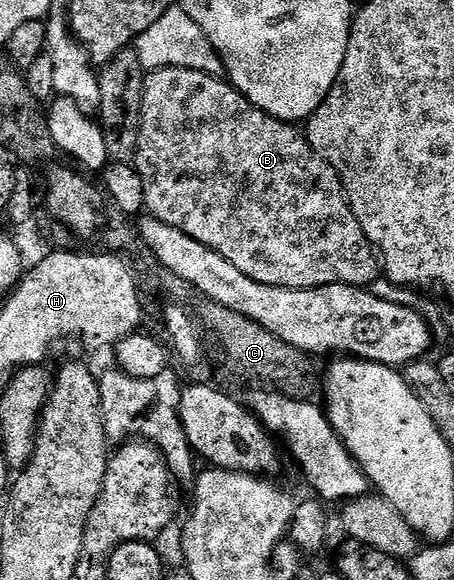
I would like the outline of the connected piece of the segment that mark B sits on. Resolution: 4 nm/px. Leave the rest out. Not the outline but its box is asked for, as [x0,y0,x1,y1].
[135,68,383,290]

